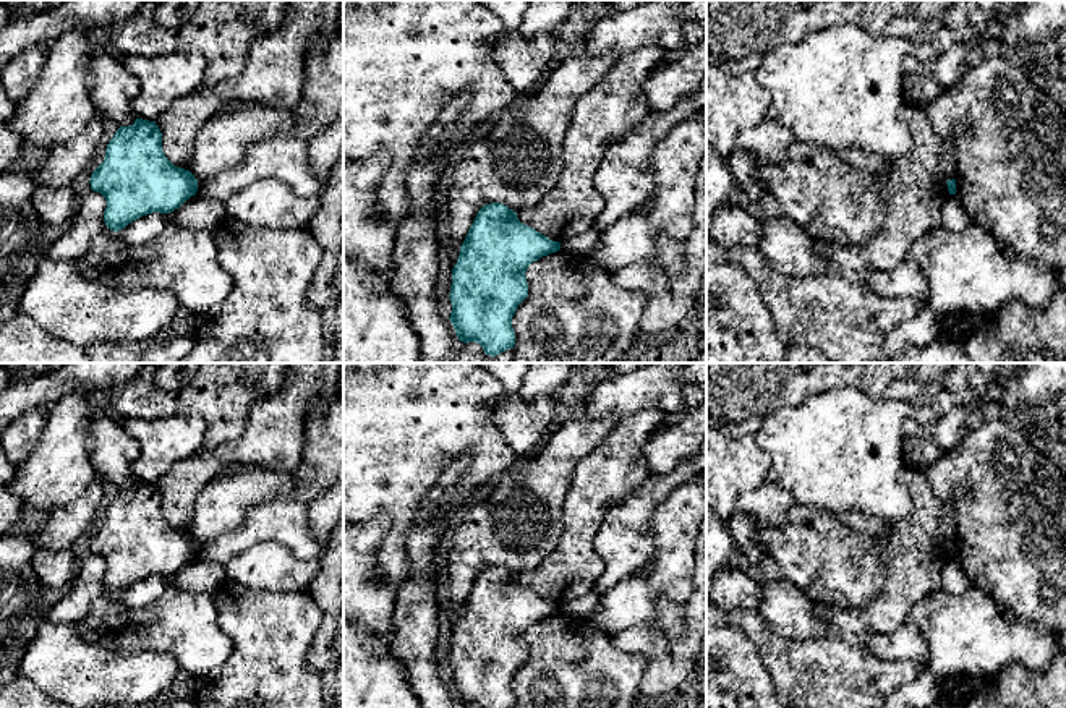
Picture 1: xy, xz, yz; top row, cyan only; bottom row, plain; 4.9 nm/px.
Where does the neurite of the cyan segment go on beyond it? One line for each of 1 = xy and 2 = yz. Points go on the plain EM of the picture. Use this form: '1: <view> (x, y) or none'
1: none
2: none

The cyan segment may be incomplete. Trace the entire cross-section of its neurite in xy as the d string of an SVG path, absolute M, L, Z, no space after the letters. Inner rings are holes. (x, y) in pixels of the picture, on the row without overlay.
M143 481L117 493L89 546L107 564L104 585L113 595L152 575L173 575L198 554L194 538L165 520L156 484Z

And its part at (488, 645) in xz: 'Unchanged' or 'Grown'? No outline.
Unchanged

